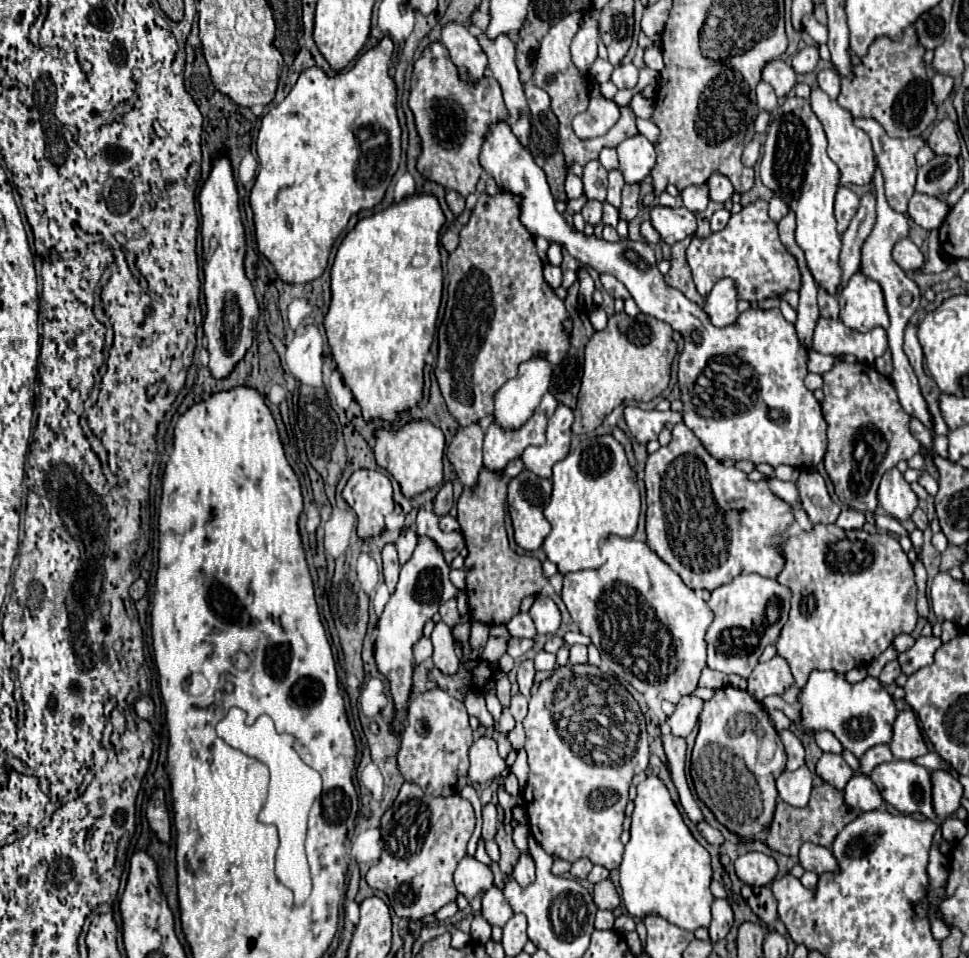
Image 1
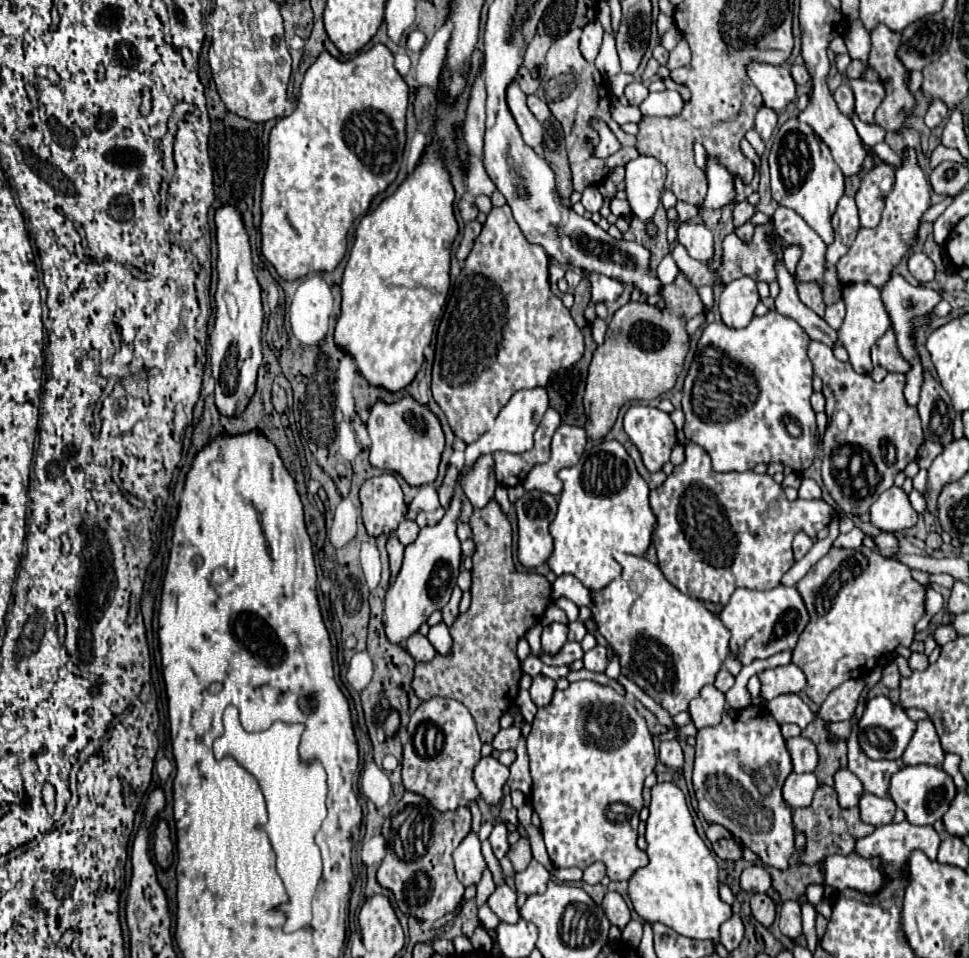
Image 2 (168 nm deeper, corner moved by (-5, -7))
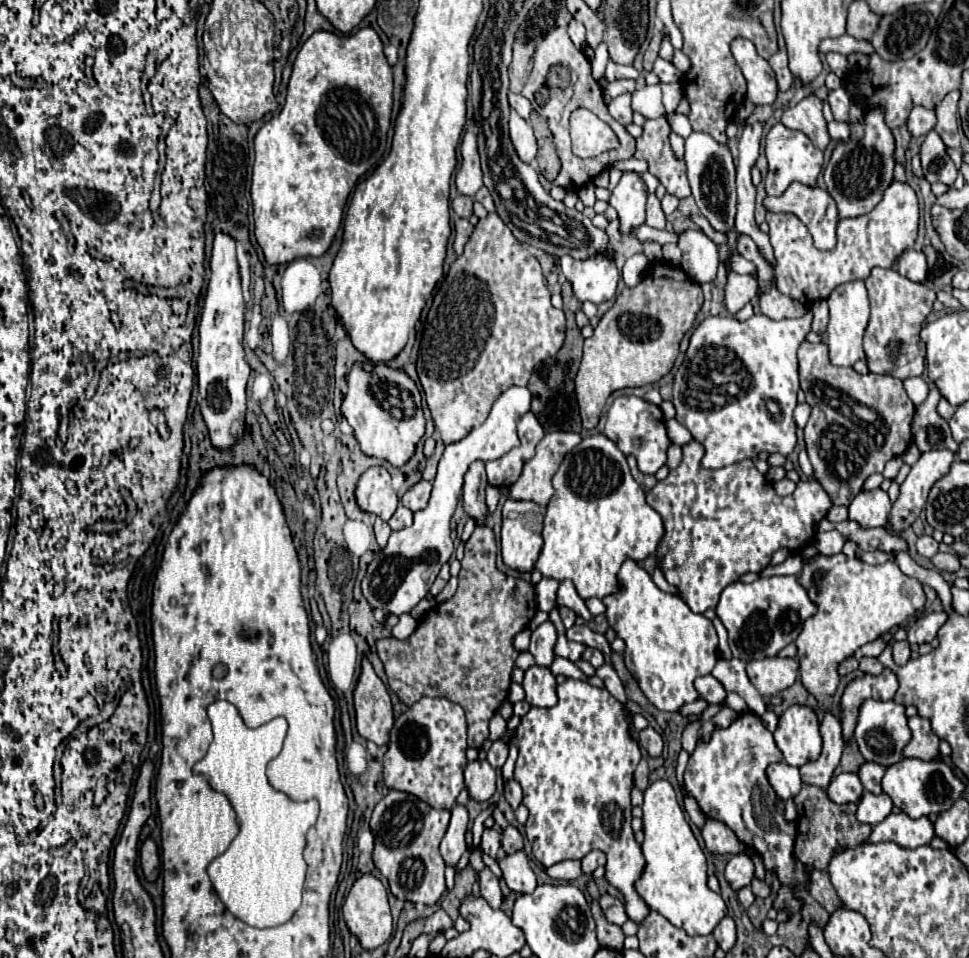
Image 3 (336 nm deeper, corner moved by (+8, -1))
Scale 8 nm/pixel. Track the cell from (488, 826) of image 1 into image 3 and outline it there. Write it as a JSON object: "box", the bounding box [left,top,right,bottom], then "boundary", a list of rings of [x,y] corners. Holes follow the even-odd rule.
{"box":[482,828,500,858],"boundary":[[[486,828],[482,834],[482,850],[484,854],[498,858],[500,856],[500,834],[492,828]]]}

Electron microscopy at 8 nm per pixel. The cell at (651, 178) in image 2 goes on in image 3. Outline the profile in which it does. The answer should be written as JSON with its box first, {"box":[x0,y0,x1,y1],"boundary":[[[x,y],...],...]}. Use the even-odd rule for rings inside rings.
{"box":[610,172,646,234],"boundary":[[[624,172],[618,186],[610,196],[610,206],[616,208],[620,218],[620,232],[632,234],[634,228],[646,220],[646,184],[638,178],[636,172]]]}

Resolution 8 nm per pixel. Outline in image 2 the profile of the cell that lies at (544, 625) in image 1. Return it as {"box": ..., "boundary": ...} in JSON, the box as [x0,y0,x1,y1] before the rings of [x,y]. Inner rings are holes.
{"box":[541,622,567,654],"boundary":[[[553,622],[553,624],[545,626],[541,642],[543,642],[543,650],[547,654],[559,652],[561,646],[567,642],[567,626],[561,624],[561,622]]]}

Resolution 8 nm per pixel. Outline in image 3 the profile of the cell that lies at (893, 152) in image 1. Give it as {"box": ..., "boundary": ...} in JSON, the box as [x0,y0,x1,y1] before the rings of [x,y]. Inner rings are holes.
{"box":[766,180,918,306],"boundary":[[[894,180],[872,212],[838,222],[838,244],[830,252],[822,252],[812,244],[808,228],[794,214],[766,214],[766,222],[770,224],[770,244],[776,258],[778,292],[810,306],[812,300],[826,300],[844,282],[866,280],[874,266],[892,268],[902,252],[916,242],[918,198],[906,182]]]}

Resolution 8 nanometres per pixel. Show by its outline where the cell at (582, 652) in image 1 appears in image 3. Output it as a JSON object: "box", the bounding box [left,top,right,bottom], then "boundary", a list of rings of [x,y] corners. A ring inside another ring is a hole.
{"box":[582,648,604,668],"boundary":[[[586,648],[586,652],[582,654],[582,658],[588,660],[594,668],[600,668],[600,666],[604,664],[604,656],[602,656],[602,652],[596,650],[596,648]]]}

